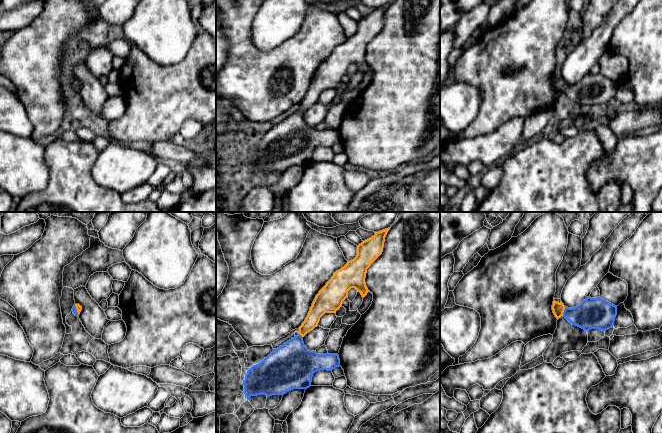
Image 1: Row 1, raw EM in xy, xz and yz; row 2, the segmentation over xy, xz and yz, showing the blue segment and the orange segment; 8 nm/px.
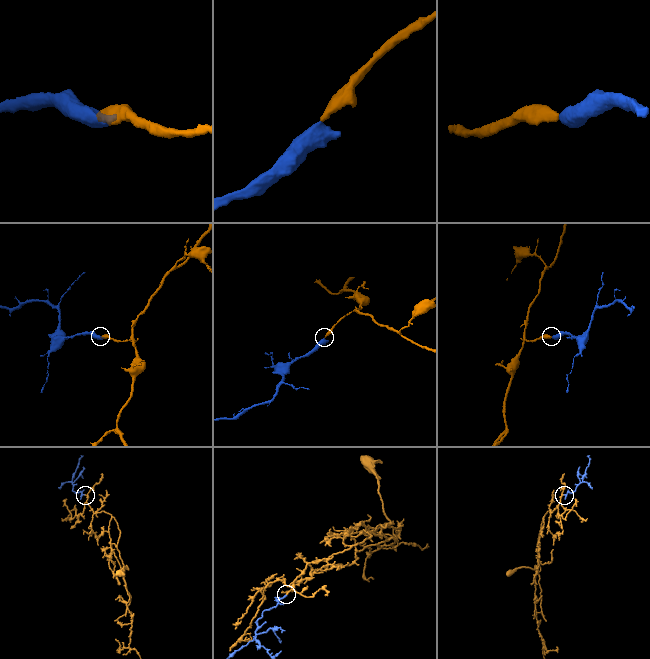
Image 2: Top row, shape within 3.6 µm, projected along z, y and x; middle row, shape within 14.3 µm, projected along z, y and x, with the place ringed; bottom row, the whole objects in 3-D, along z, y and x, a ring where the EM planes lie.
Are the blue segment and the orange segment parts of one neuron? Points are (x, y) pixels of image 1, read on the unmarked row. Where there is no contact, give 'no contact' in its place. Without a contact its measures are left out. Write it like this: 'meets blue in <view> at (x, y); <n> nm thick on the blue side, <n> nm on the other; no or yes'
meets blue in yz at (564, 87); 260 nm thick on the blue side, 100 nm on the other; yes

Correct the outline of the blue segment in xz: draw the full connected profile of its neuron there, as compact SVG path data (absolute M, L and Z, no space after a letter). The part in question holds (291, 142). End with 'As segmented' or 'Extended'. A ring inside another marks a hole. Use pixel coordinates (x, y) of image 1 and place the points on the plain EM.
M389 6L375 8L374 12L359 20L356 33L336 47L316 71L305 97L299 103L299 110L247 147L242 159L247 177L251 172L263 170L268 174L284 171L293 165L307 165L315 148L332 147L340 142L338 130L320 131L310 127L304 121L303 113L318 102L325 89L336 89L351 64L360 68L363 74L367 71L367 45L382 30Z. Extended

